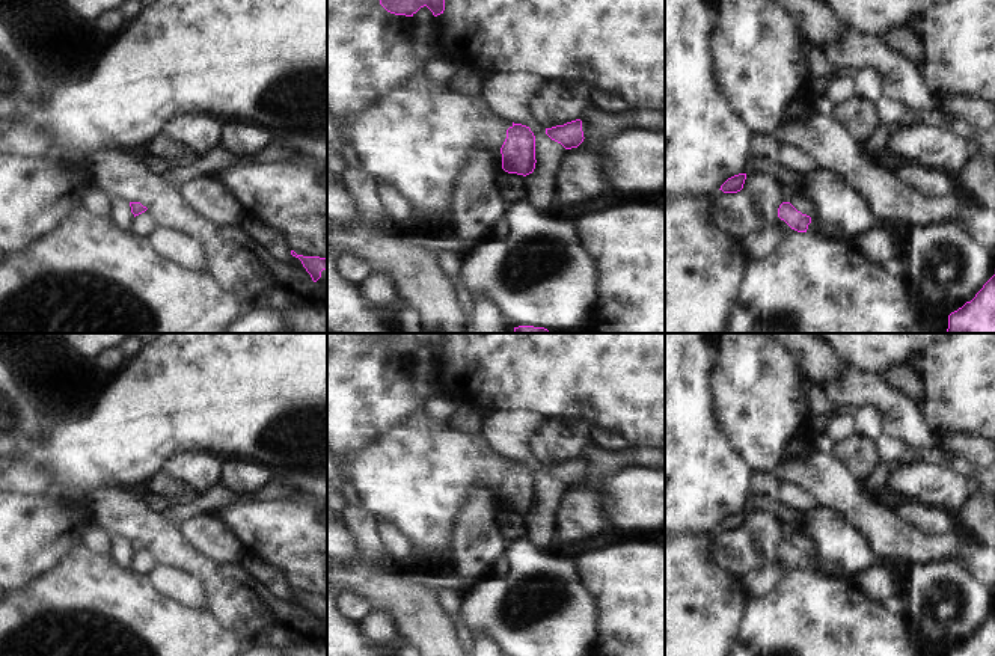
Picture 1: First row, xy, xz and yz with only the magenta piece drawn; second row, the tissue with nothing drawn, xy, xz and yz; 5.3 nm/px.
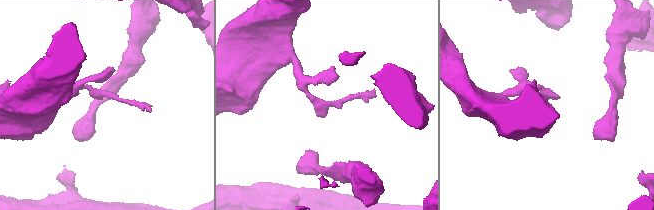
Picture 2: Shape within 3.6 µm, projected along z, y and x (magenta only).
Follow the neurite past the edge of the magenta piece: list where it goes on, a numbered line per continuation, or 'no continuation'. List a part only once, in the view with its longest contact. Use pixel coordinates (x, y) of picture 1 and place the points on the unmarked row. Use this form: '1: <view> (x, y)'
no continuation

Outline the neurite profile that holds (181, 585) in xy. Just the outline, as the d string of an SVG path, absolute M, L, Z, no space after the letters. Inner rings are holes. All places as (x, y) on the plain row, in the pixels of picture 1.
M160 564L149 578L164 596L196 611L210 609L210 594L204 581L190 572Z

